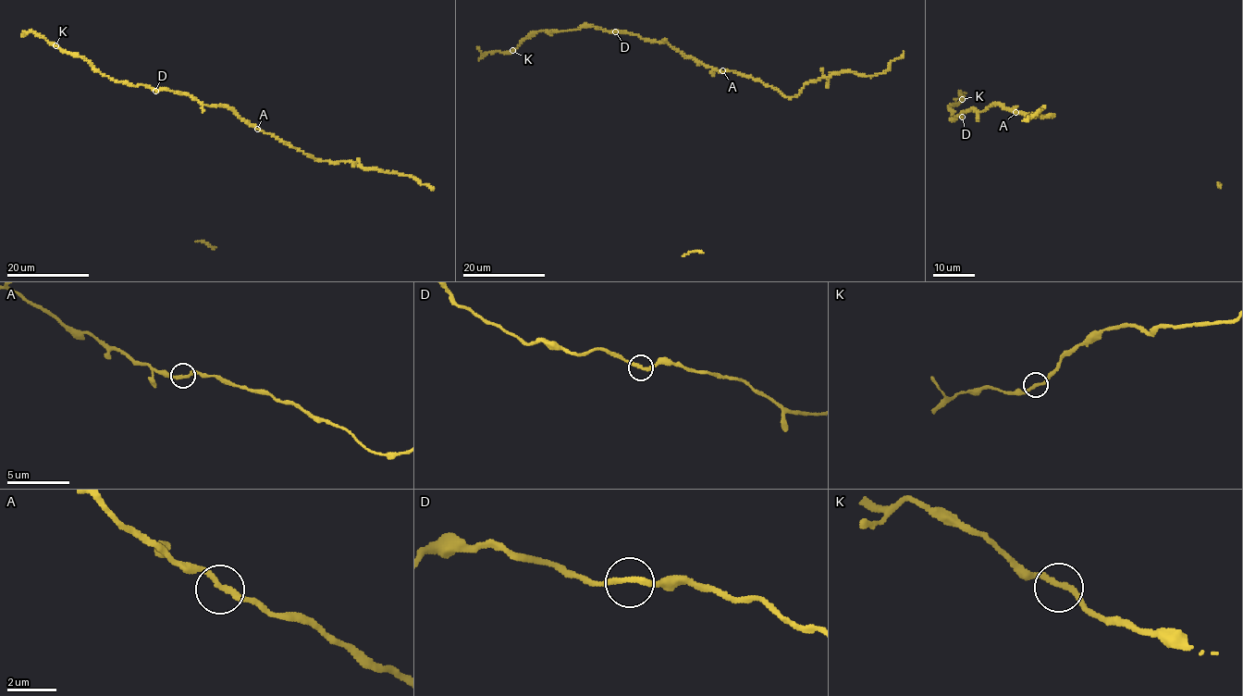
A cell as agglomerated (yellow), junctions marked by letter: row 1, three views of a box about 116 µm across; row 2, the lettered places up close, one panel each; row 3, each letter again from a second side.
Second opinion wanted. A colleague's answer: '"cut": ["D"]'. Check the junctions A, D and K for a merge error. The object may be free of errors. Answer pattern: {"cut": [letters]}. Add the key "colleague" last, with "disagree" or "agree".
{"cut": [], "colleague": "disagree"}

